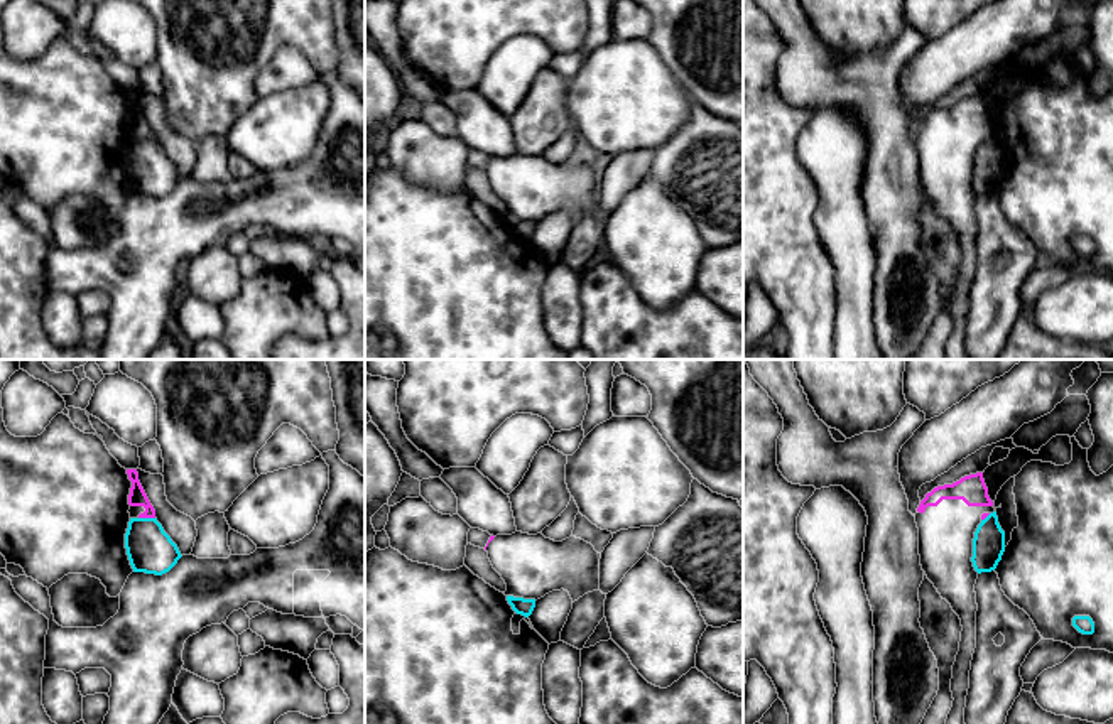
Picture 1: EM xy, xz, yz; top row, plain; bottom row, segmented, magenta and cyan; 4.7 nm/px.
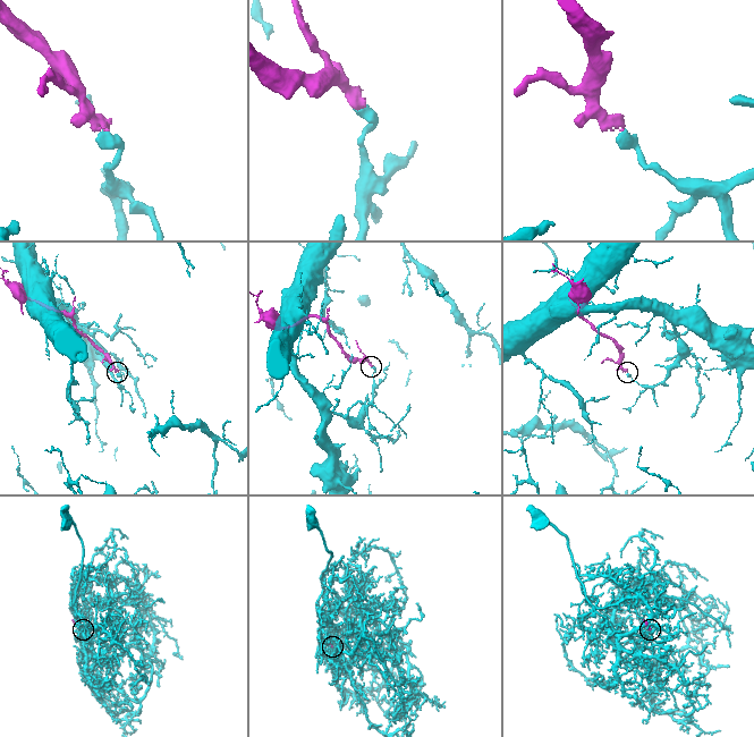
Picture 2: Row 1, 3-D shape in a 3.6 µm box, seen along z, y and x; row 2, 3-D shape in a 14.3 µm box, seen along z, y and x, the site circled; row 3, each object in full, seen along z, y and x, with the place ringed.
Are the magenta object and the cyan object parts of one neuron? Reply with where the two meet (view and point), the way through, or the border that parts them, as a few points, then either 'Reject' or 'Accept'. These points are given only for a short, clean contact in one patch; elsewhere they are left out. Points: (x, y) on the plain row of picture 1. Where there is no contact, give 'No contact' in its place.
Touches magenta at xy (147, 139). Boundary: xy (139, 139), (154, 140). Reject

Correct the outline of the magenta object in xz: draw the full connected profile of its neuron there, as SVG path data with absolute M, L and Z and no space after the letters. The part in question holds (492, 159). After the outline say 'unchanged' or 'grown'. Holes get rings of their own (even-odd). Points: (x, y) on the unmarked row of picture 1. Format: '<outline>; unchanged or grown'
M515 154L491 157L485 172L507 206L505 218L537 223L564 211L574 224L588 214L600 213L601 176L581 160L554 164L542 155Z; grown

